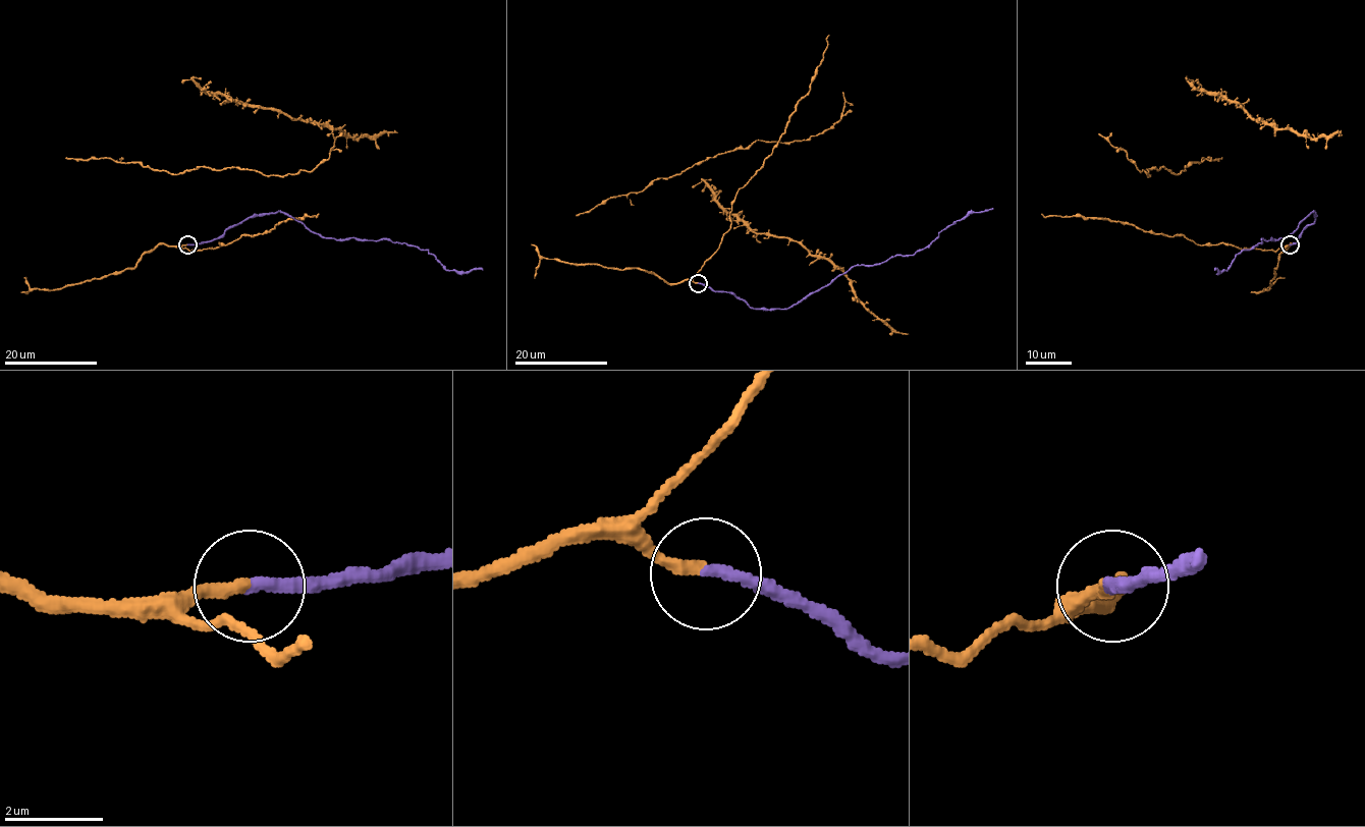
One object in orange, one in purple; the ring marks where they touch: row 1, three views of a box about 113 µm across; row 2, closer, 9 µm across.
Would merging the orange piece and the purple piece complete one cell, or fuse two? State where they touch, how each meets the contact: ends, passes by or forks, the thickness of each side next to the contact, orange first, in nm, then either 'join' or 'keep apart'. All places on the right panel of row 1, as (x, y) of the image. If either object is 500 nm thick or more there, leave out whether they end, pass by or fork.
place (1290, 244); orange ends; purple ends; calibres 260 and 260 nm; join

